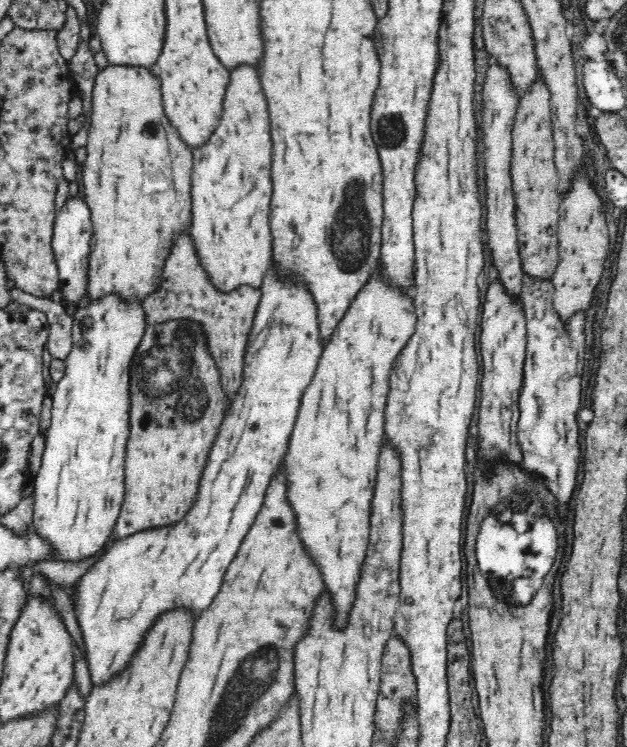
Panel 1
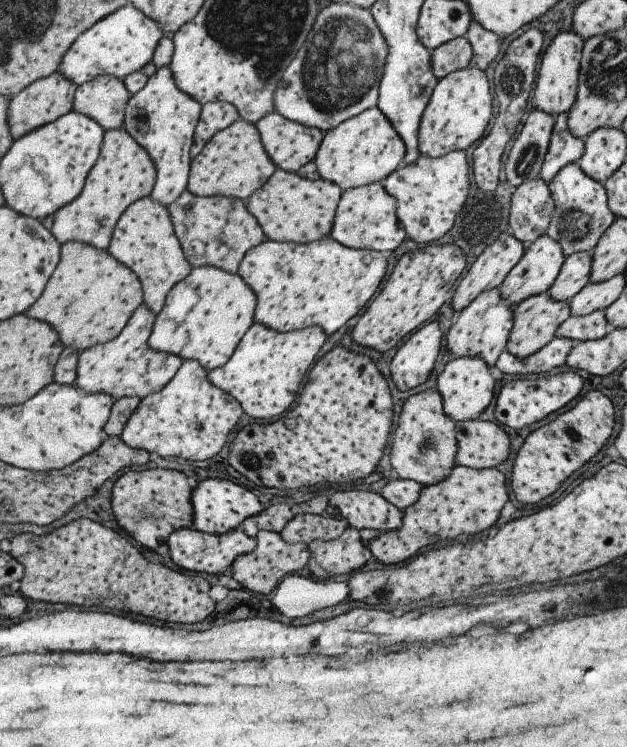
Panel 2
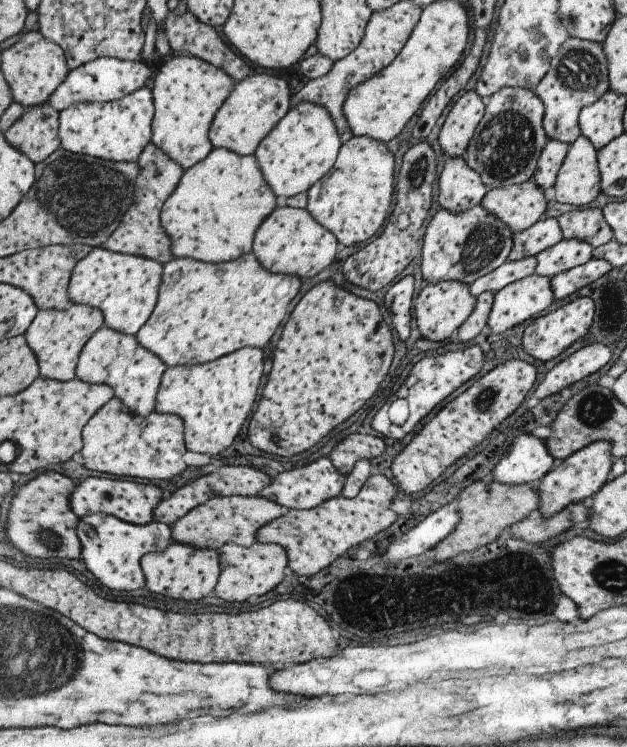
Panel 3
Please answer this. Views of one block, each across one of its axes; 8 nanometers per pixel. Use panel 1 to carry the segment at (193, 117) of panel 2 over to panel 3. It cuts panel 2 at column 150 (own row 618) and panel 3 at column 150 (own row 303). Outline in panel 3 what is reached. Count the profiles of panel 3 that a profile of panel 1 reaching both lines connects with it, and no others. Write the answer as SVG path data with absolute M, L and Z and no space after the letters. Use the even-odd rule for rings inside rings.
M105 248L92 249L75 264L67 285L69 302L96 308L103 315L103 324L115 332L134 336L145 324L155 306L162 264L149 258L119 254Z

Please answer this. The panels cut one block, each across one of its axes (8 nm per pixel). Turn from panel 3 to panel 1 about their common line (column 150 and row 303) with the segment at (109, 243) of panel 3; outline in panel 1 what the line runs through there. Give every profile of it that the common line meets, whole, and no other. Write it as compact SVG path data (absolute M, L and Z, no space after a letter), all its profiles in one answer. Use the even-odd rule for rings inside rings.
M186 232L177 238L168 255L158 290L146 297L140 305L144 311L146 327L168 321L196 323L200 326L204 343L206 343L206 353L214 359L216 367L218 367L218 382L226 395L225 418L234 408L231 406L231 402L240 390L243 381L245 352L261 299L261 289L242 286L236 288L235 291L222 293L214 288L206 276L206 271L202 269L199 259L196 257L196 251L192 247L190 234Z

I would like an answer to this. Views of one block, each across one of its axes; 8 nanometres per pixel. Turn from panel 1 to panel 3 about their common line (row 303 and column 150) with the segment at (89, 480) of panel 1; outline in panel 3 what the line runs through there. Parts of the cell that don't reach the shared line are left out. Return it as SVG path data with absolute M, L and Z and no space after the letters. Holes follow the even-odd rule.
M149 84L115 101L84 102L58 112L60 148L113 162L136 162L151 138L154 106Z

